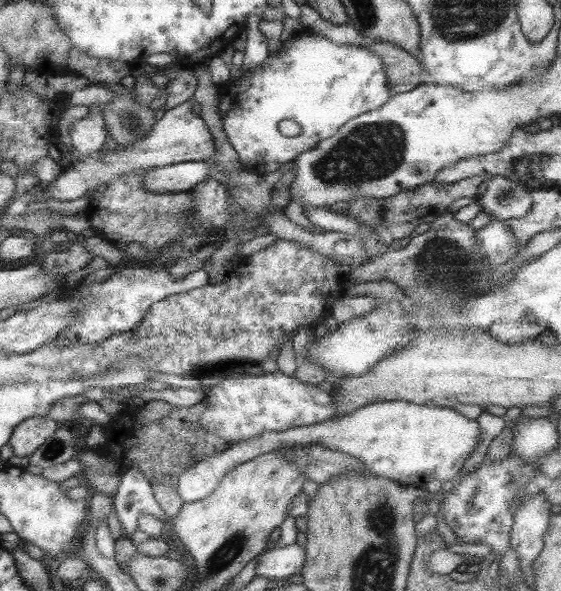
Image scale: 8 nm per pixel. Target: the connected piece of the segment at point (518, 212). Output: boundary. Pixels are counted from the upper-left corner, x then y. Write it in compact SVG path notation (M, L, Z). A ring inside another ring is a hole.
M504 176L488 180L484 196L477 197L480 208L501 221L522 218L532 209L529 188L524 183L512 181Z

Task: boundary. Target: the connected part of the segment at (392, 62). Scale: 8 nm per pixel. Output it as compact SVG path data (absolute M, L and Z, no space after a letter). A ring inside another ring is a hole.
M368 41L368 47L382 59L384 63L384 73L386 73L386 79L388 79L388 89L390 94L400 94L416 86L422 84L422 70L424 69L420 62L416 59L416 56L404 51L402 47L394 45L394 43L388 43L386 41Z

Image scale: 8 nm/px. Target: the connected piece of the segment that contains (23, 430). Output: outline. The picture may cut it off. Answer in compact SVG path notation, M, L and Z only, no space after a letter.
M48 417L27 418L14 427L8 439L16 456L30 456L60 424Z

